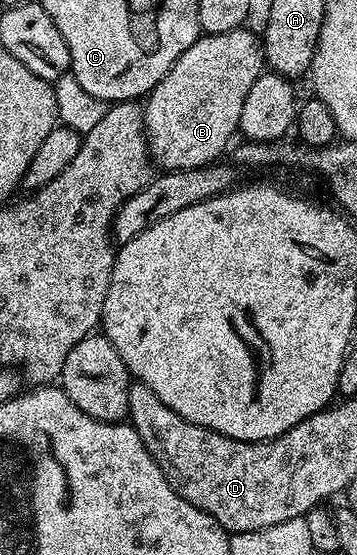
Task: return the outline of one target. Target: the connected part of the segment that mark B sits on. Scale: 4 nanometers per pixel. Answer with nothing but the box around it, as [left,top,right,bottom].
[143,27,265,172]

